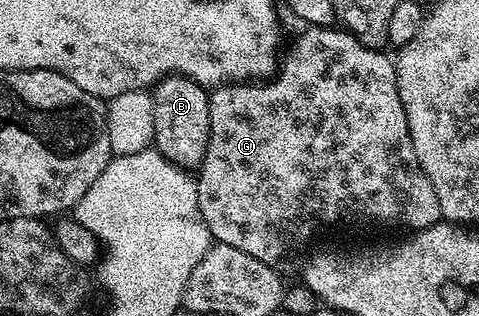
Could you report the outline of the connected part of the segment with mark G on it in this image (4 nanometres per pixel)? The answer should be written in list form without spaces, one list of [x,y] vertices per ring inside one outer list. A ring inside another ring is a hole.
[[[308,26],[292,42],[292,47],[285,49],[282,54],[282,61],[279,63],[275,75],[267,80],[256,80],[251,84],[225,84],[215,87],[208,95],[210,104],[210,144],[206,144],[206,156],[198,173],[195,175],[196,191],[198,192],[198,212],[202,220],[208,225],[208,231],[212,233],[213,239],[222,244],[230,244],[230,248],[238,248],[238,252],[246,252],[246,256],[254,256],[258,260],[269,264],[277,264],[287,256],[291,250],[296,250],[319,226],[336,226],[339,222],[377,222],[380,226],[405,226],[405,231],[415,232],[425,230],[433,226],[435,222],[441,221],[442,215],[438,204],[438,192],[434,192],[434,184],[422,172],[422,164],[418,164],[418,156],[414,156],[414,144],[410,140],[410,128],[406,124],[406,112],[402,108],[402,96],[398,96],[398,80],[396,79],[396,63],[391,57],[387,58],[384,50],[375,50],[366,44],[362,44],[353,34],[343,28],[329,28],[327,26]]]

